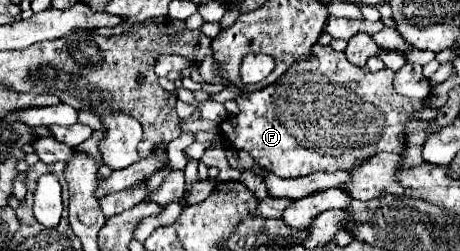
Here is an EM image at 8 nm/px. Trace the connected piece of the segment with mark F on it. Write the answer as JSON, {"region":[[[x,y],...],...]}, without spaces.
{"region":[[[314,44],[310,60],[298,60],[292,64],[278,82],[258,90],[244,92],[240,90],[236,104],[240,112],[226,118],[220,124],[224,142],[234,150],[248,152],[258,166],[268,172],[274,172],[282,178],[298,178],[312,172],[352,172],[354,166],[376,152],[404,152],[404,124],[414,110],[426,106],[422,100],[400,96],[394,86],[394,72],[388,68],[380,72],[370,72],[366,66],[354,66],[346,60],[344,52],[336,52],[330,46]]]}

